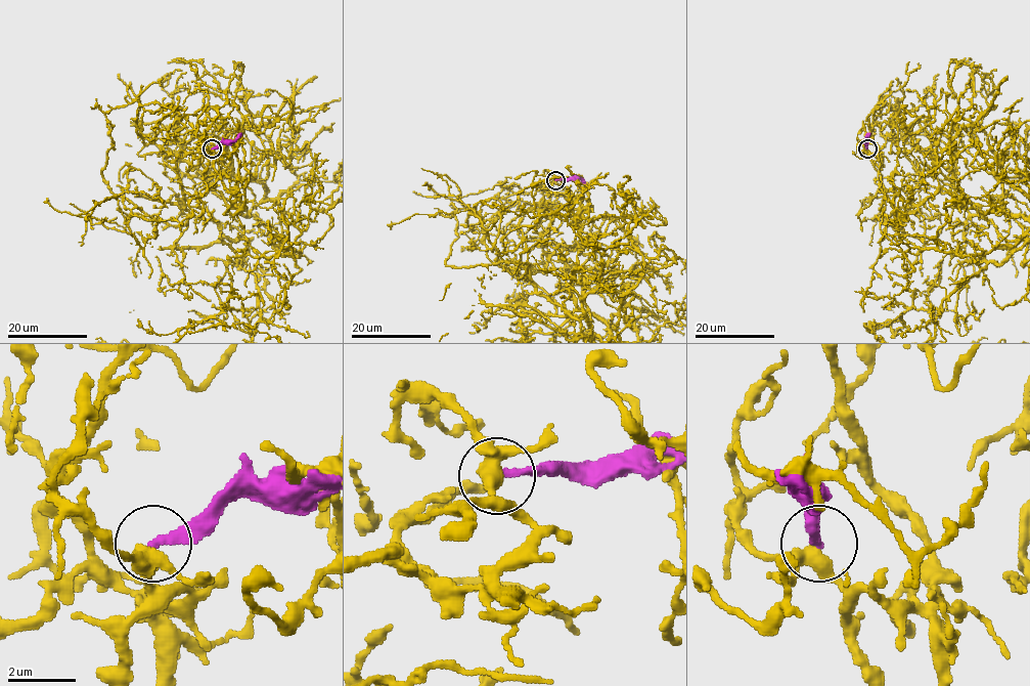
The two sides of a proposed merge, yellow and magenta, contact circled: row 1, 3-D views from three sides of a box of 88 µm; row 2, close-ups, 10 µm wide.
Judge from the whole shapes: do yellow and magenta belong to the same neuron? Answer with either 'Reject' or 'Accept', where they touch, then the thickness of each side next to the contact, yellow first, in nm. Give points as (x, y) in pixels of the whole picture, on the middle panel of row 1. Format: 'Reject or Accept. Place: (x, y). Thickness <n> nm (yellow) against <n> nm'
Reject. Place: (555, 180). Thickness 360 nm (yellow) against 240 nm

